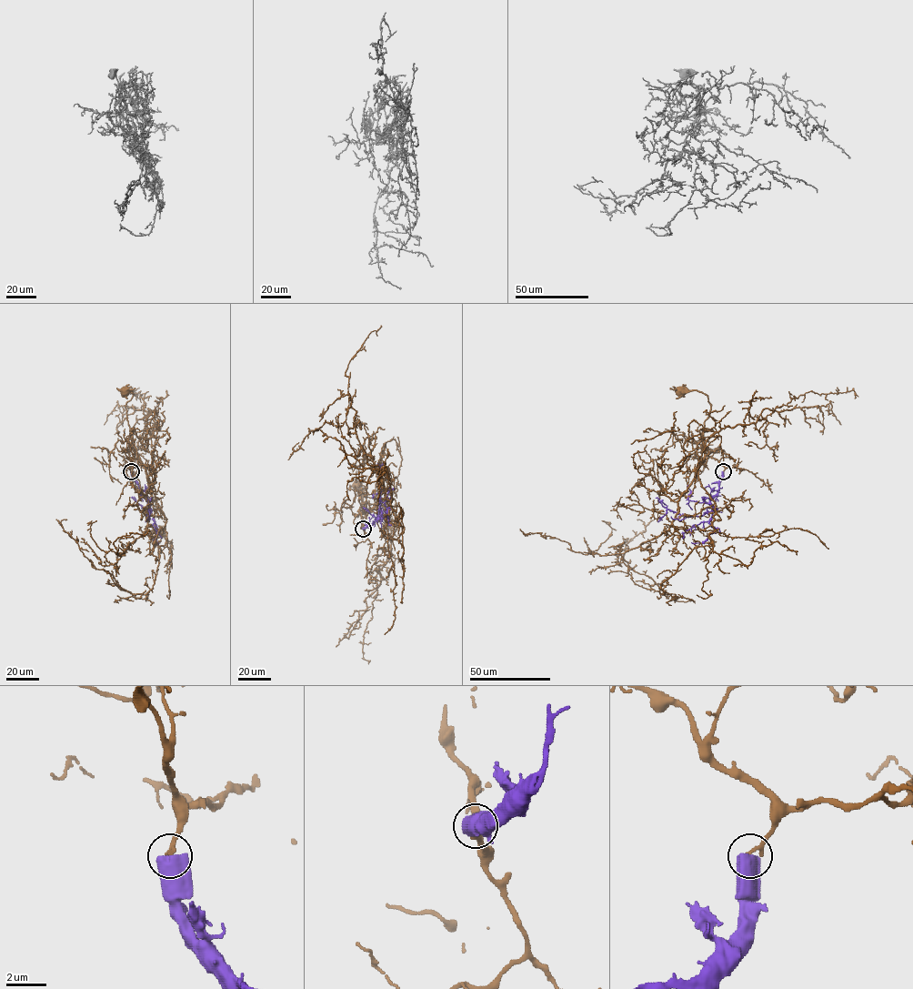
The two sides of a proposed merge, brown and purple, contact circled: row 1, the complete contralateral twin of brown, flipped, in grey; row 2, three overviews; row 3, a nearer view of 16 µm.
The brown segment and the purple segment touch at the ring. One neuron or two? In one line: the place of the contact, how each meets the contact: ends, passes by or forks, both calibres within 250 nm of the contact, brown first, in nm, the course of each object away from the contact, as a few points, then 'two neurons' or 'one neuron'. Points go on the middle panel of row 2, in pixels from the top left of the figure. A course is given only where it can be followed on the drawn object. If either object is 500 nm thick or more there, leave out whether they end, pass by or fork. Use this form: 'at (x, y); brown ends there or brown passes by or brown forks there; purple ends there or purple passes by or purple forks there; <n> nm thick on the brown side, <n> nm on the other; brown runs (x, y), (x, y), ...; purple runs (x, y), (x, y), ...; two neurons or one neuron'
at (363, 529); 220 nm thick on the brown side, 1000 nm on the other; brown runs (363, 528), (359, 508), (366, 514), (369, 511), (363, 509), (357, 516), (365, 509), (362, 497), (355, 486); purple runs (363, 528), (382, 517), (379, 497), (380, 467), (383, 461); two neurons

